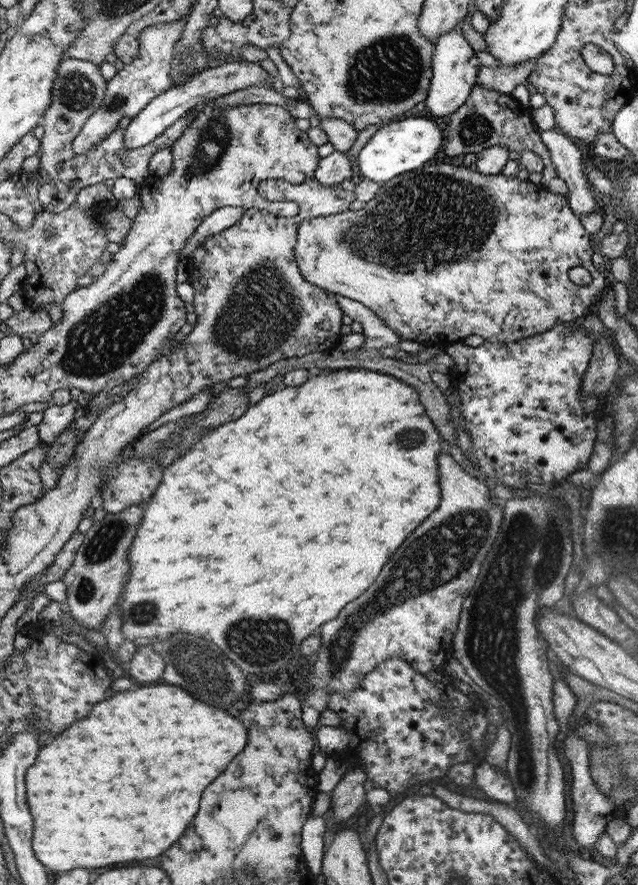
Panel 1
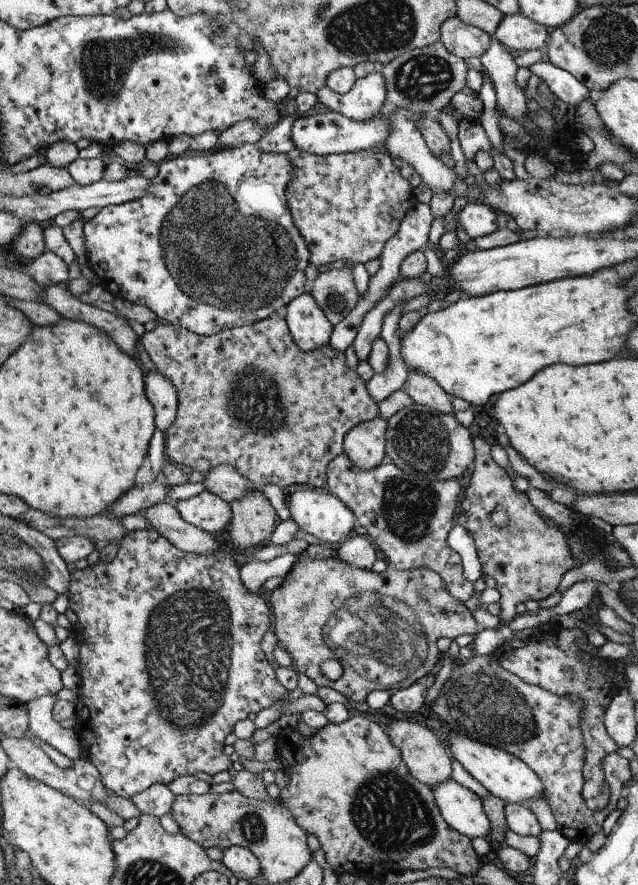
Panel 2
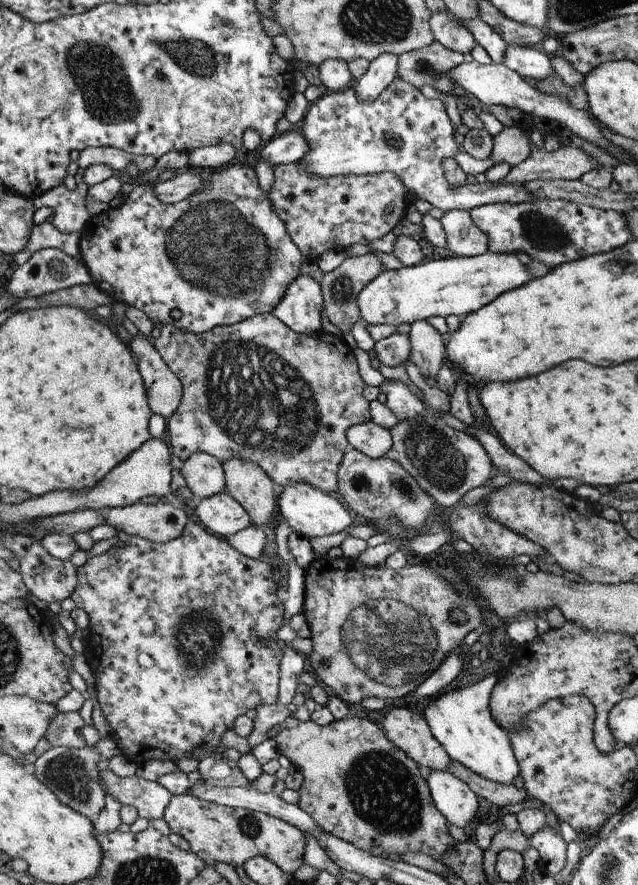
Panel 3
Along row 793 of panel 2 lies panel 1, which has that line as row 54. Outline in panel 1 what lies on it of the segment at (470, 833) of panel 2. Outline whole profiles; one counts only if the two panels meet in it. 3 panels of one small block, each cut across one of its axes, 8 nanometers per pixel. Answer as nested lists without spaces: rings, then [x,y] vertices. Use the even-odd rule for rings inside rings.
[[[471,10],[467,16],[464,16],[456,24],[455,30],[442,36],[435,43],[432,61],[432,80],[430,81],[428,97],[425,100],[425,108],[430,113],[428,116],[433,119],[442,121],[445,120],[445,117],[450,117],[453,112],[456,112],[466,102],[470,91],[472,91],[476,84],[476,75],[478,75],[478,69],[480,69],[482,64],[480,64],[476,52],[470,48],[470,44],[463,40],[461,32],[462,23],[471,20],[472,15]]]

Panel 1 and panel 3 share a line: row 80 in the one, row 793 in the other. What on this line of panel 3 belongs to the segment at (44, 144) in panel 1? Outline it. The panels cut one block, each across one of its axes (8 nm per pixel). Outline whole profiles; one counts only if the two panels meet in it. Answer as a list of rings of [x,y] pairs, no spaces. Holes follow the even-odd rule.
[[[112,738],[100,739],[95,746],[69,749],[52,747],[34,762],[36,778],[47,786],[65,805],[78,810],[87,818],[98,818],[106,806],[106,792],[99,782],[98,762],[120,756],[121,750]]]

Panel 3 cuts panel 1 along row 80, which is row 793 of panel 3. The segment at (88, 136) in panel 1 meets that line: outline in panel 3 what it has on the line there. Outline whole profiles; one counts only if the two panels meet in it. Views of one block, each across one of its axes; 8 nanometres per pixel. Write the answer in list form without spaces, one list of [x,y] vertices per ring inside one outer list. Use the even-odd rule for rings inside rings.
[[[111,769],[102,770],[99,778],[105,790],[121,805],[134,807],[140,818],[146,818],[150,824],[152,820],[163,818],[171,801],[171,792],[156,781],[147,781],[137,775],[122,778]]]

